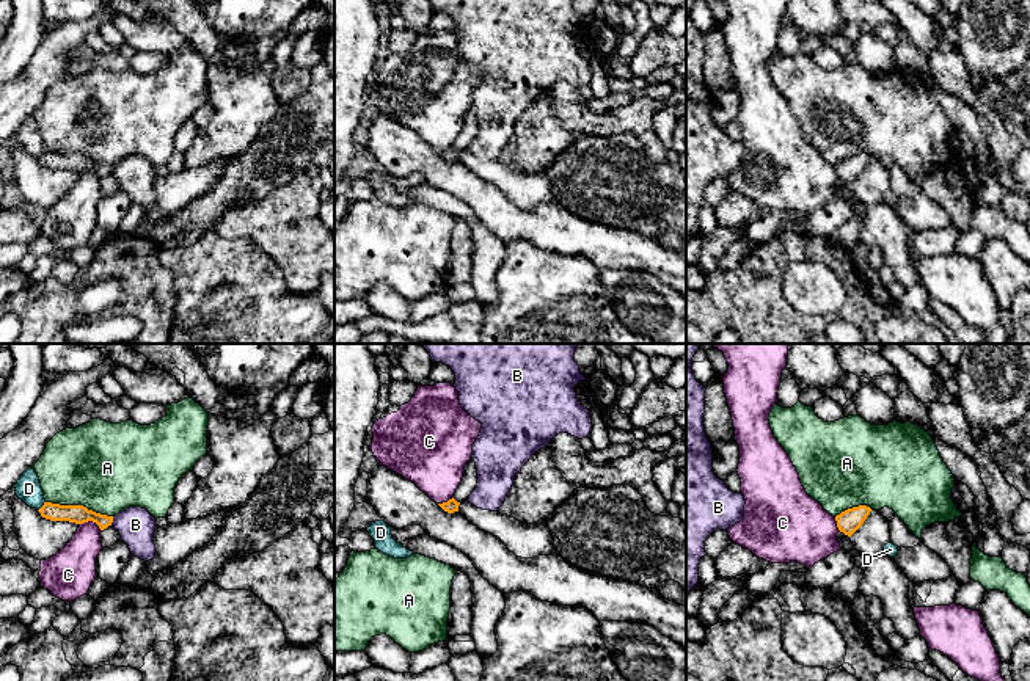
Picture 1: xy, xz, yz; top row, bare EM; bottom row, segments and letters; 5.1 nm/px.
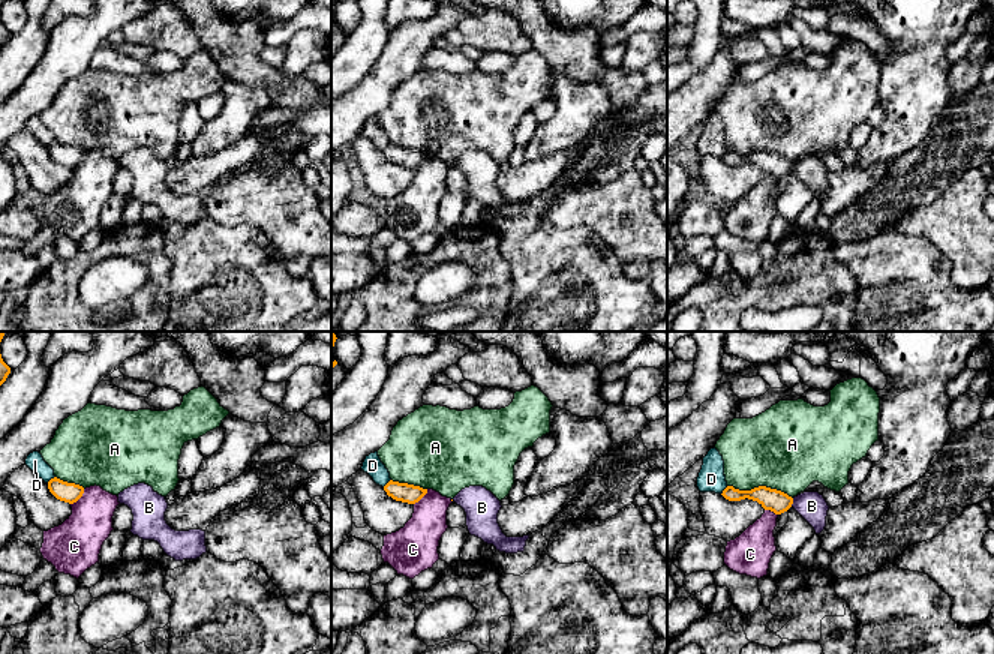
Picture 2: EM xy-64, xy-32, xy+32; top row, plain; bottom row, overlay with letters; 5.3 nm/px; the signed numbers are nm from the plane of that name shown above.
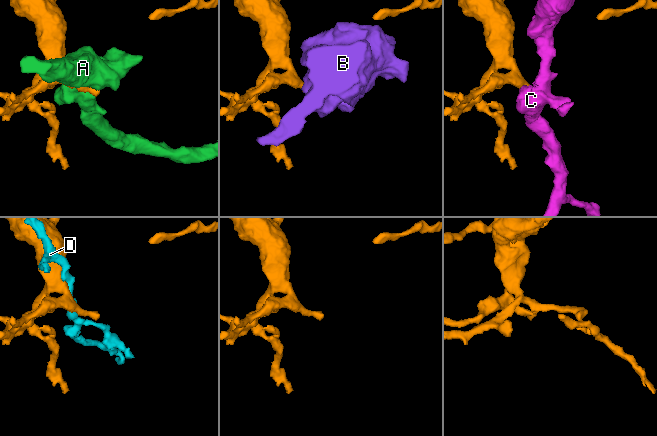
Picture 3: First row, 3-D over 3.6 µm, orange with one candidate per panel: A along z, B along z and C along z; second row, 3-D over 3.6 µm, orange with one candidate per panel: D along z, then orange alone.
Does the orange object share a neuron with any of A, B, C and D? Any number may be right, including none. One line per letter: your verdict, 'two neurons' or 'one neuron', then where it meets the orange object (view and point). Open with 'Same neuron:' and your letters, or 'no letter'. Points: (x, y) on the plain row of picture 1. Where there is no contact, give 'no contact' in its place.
Same neuron: no letter
A: two neurons | xy (79, 154)
B: two neurons | xy (112, 170)
C: two neurons | xy (91, 168)
D: two neurons | xy (43, 154)

